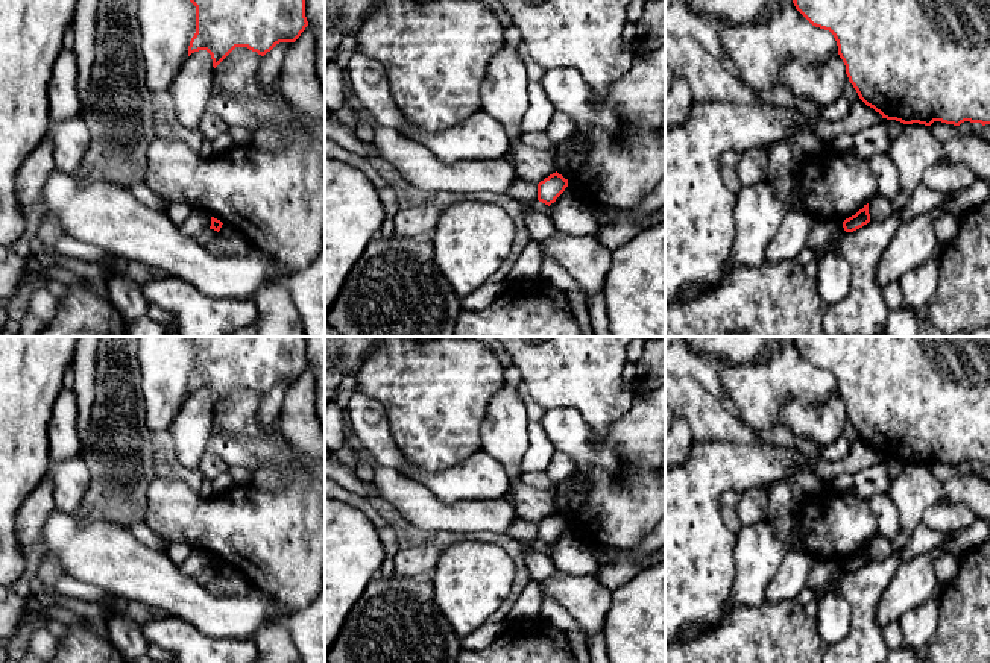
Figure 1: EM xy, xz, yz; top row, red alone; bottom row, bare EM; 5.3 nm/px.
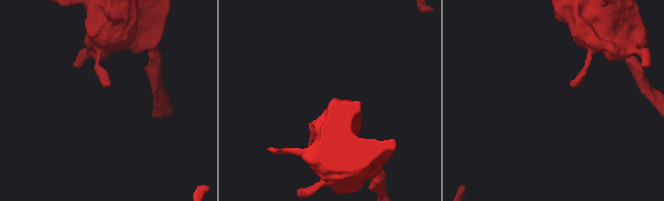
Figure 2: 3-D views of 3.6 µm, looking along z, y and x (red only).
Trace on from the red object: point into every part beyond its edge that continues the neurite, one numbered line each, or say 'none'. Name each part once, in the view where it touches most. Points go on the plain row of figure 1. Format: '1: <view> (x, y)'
none

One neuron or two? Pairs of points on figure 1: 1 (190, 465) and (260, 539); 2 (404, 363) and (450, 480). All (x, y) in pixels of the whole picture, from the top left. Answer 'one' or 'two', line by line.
1: two
2: two

